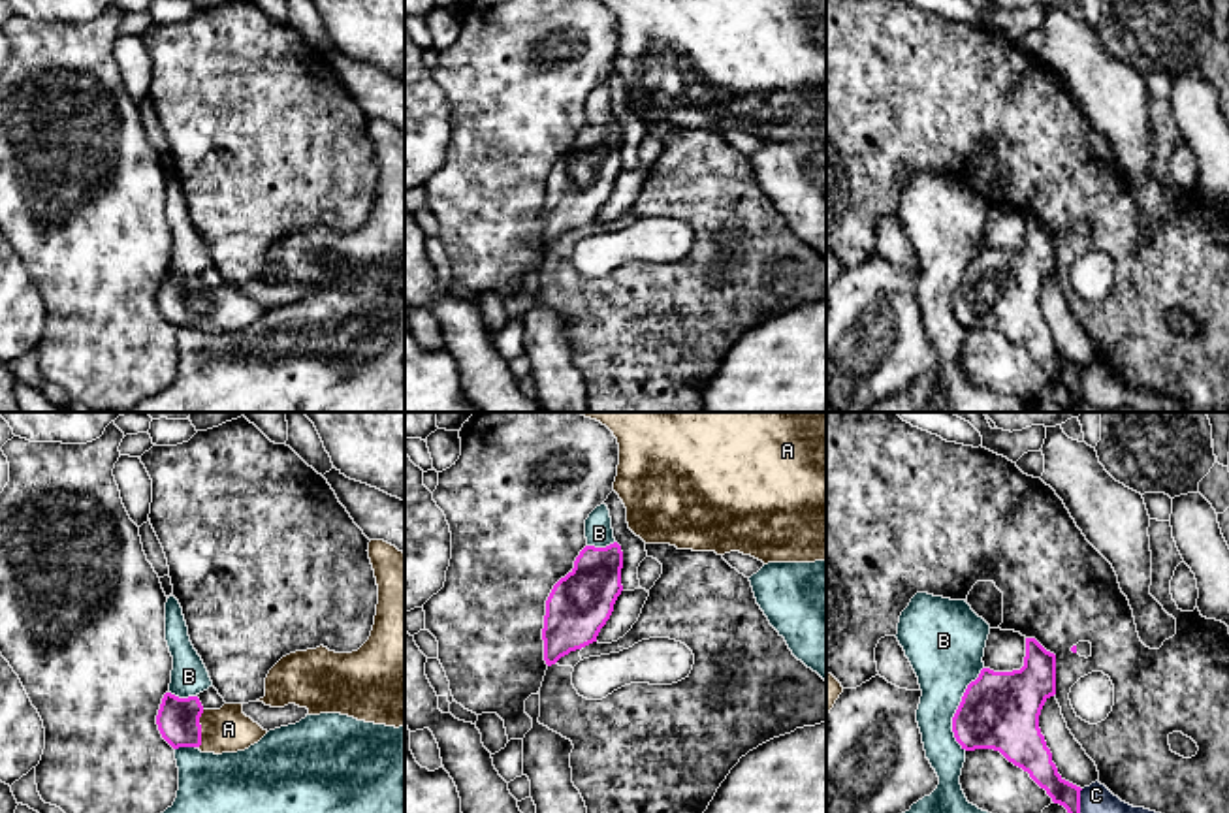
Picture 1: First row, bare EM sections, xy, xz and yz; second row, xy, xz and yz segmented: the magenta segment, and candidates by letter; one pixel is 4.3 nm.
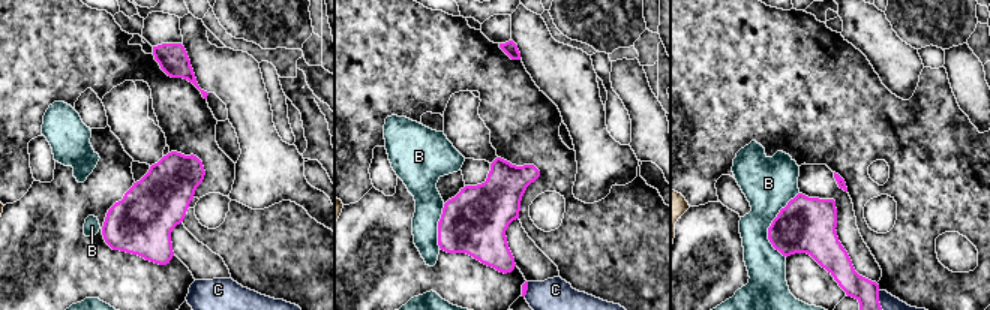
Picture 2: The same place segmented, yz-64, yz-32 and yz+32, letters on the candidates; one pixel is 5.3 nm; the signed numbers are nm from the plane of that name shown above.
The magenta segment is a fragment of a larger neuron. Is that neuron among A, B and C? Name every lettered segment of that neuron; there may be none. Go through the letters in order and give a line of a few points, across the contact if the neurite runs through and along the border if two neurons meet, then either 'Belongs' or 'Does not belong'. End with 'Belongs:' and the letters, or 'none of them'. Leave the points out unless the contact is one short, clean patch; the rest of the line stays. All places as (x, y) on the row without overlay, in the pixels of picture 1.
A: Line: xy (177, 298), (200, 307), (228, 307). Belongs
B: Line: yz (983, 245), (968, 264), (953, 296), (953, 315), (962, 328). Does not belong
C: Does not belong
Belongs: A

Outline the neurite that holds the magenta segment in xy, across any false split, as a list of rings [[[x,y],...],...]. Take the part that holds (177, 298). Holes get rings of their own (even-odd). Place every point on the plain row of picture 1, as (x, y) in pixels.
[[[166,271],[156,294],[162,316],[173,326],[198,326],[201,331],[237,331],[258,322],[267,309],[243,292],[243,282],[205,288],[198,275]]]

